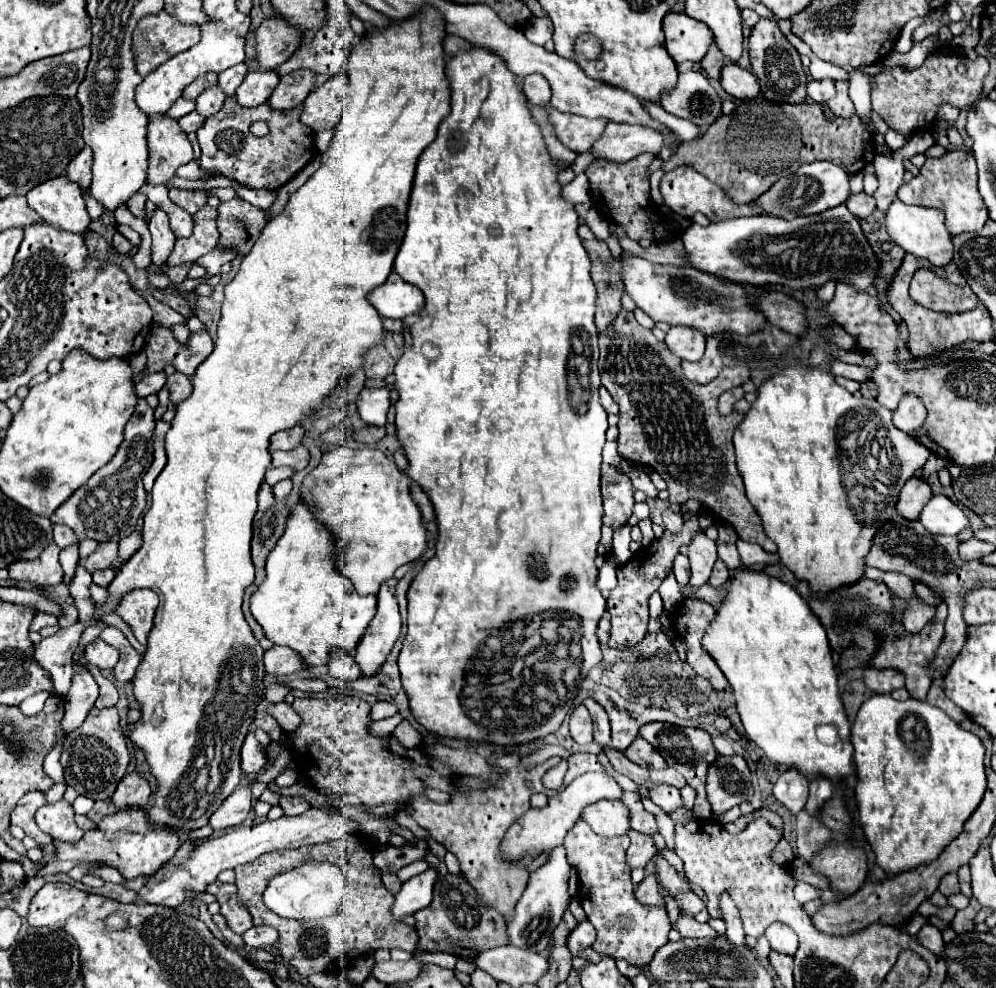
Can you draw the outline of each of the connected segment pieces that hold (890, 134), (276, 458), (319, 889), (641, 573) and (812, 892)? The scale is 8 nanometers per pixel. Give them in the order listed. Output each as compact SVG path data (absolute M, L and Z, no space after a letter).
M889 129L887 133L885 133L885 143L889 145L889 149L901 149L905 143L907 143L907 137L901 137L897 131L893 131L893 129Z
M303 445L293 451L271 451L271 467L291 467L293 471L303 471L309 463L309 453Z
M305 861L299 867L293 867L285 873L279 873L269 879L269 885L263 893L263 903L285 919L295 921L311 921L311 919L323 919L339 913L343 895L345 895L345 877L343 871L333 863L319 863L319 861Z
M681 511L681 515L683 515L684 526L679 535L665 531L661 535L661 539L655 539L649 547L643 549L641 555L637 551L629 559L629 563L625 563L625 565L621 565L617 569L619 583L617 583L617 587L607 597L607 611L611 613L611 639L609 639L609 647L623 649L623 647L629 647L629 645L637 645L645 637L647 621L649 621L649 611L647 611L649 595L659 589L663 579L673 569L673 561L679 555L681 545L689 545L693 535L700 530L696 514L689 511Z
M799 881L799 883L795 885L795 899L797 899L799 903L813 901L815 897L821 897L821 891L819 891L819 889L815 889L815 887L811 887L811 885L803 883L803 881Z

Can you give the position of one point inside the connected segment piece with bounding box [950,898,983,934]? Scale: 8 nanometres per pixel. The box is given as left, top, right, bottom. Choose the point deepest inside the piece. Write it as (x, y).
(963, 921)

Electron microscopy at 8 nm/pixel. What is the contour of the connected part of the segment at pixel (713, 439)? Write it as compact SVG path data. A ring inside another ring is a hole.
M621 309L613 325L609 325L609 329L603 335L599 335L599 349L601 349L601 357L599 357L601 383L611 393L611 397L615 397L621 409L619 423L617 423L619 455L639 467L655 469L667 483L671 505L681 505L689 499L695 499L703 507L711 509L717 517L731 523L743 541L757 543L767 553L775 553L775 543L765 535L757 511L745 497L743 479L735 465L735 451L733 451L731 437L735 427L741 423L743 413L731 413L729 417L721 417L717 411L717 397L723 391L745 383L749 379L749 367L725 367L711 383L693 385L683 377L679 367L681 359L667 349L665 341L655 339L655 335L649 329L641 327L635 321L633 313L625 309Z

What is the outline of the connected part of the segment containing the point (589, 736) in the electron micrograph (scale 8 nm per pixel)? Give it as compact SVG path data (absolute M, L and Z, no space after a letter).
M579 705L579 707L571 713L569 731L571 731L571 737L573 737L577 743L591 743L591 741L593 741L593 721L591 721L589 711L585 709L585 705Z

